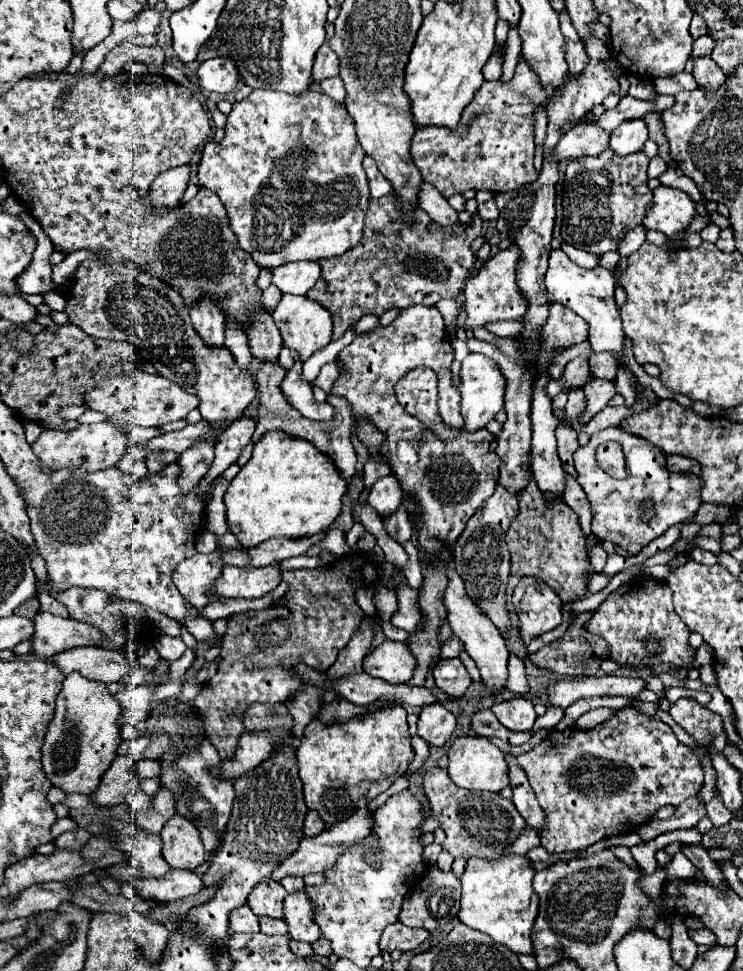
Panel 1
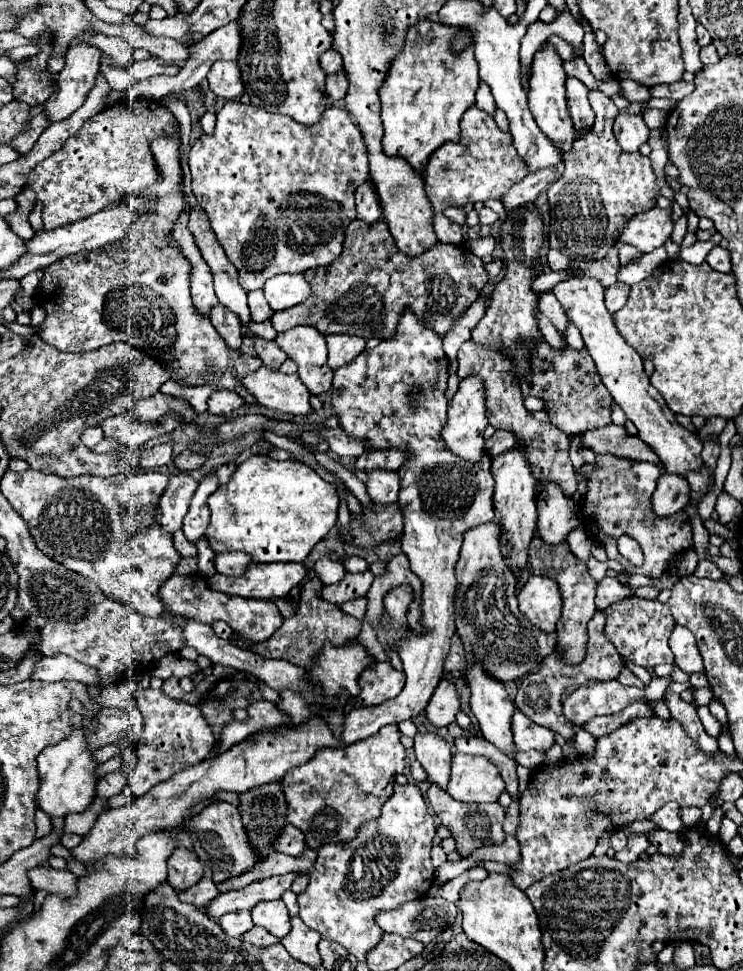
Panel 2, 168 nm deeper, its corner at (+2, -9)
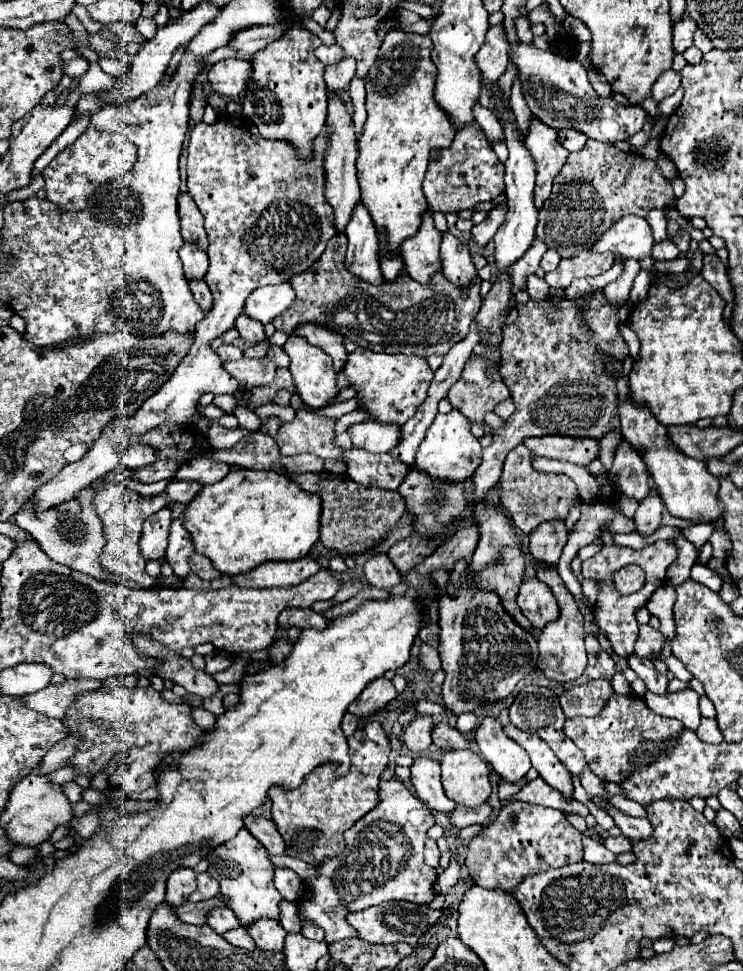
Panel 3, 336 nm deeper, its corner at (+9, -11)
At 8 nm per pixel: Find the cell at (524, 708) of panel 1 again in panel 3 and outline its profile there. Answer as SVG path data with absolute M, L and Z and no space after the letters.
M508 724L504 728L504 732L508 734L508 738L512 738L516 744L520 744L528 752L528 756L532 760L532 768L538 770L538 774L544 778L544 782L548 786L562 792L564 798L572 798L572 794L574 794L572 776L568 774L564 764L554 756L554 752L548 748L548 744L544 744L544 740L536 738L534 734L522 732L512 724Z

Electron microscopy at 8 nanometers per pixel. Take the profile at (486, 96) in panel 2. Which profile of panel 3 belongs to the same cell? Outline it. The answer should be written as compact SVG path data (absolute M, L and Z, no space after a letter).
M476 104L476 106L474 106L474 118L476 118L476 122L480 124L480 128L482 128L482 132L484 132L486 140L488 140L490 144L504 142L504 128L502 128L502 124L496 120L496 116L492 116L490 110L486 110L486 108L482 108L480 104Z

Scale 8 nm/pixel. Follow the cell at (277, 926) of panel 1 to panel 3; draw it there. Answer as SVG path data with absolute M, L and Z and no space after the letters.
M242 926L240 928L234 928L232 932L224 932L222 938L226 942L230 942L232 946L238 946L238 948L244 948L244 950L254 950L254 940L248 936L248 930L244 930Z

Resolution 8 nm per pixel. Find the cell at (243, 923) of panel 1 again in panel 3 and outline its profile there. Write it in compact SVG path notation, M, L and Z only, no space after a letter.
M214 908L212 912L208 912L208 922L206 922L212 930L216 930L218 934L224 934L232 928L238 928L238 920L236 914L230 912L230 908Z

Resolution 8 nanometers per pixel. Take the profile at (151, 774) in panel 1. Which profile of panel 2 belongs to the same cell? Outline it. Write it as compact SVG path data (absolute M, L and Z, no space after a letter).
M153 688L135 692L135 700L137 700L137 708L143 714L145 726L137 742L139 762L135 770L127 776L127 784L133 790L133 796L143 796L155 784L169 780L179 770L185 770L187 766L195 766L203 762L209 756L215 744L215 738L199 706L181 702L181 700L171 700L167 694L163 694L163 690L153 690Z

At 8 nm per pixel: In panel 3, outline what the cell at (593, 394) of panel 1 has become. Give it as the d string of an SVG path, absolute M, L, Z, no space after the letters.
M581 501L578 504L574 504L571 506L570 511L568 513L567 519L565 521L566 527L569 533L571 533L574 529L575 523L579 520L581 516L581 510L582 510L582 504L584 504L585 501Z

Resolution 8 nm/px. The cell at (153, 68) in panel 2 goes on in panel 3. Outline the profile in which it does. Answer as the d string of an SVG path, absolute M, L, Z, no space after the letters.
M100 58L98 64L110 76L118 76L122 72L122 68L124 68L124 64L120 60L116 60L116 58Z

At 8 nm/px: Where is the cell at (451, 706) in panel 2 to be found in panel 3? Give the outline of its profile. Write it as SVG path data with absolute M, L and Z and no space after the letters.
M418 716L416 720L412 720L408 724L408 728L404 730L402 734L402 740L406 744L406 748L410 752L424 752L432 746L432 738L430 738L430 732L432 732L432 720L430 716Z

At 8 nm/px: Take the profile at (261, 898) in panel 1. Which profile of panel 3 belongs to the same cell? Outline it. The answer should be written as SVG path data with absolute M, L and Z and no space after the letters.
M256 920L256 924L250 924L248 934L256 942L256 948L260 952L282 952L284 950L284 938L286 930L280 926L278 920Z

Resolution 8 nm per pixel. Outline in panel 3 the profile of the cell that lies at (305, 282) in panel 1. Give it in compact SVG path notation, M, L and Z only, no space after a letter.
M288 282L276 286L264 286L252 292L244 304L244 314L260 320L262 324L274 320L282 312L286 312L294 302L294 292Z

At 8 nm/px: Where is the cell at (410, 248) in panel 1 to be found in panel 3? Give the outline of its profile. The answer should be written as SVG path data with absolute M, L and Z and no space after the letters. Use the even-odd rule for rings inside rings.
M336 234L328 242L324 256L320 256L320 260L316 260L308 272L290 278L296 300L288 312L276 316L276 330L292 334L298 324L314 322L354 340L358 346L372 352L406 356L416 354L428 358L432 354L444 356L448 348L456 344L456 340L464 338L468 324L478 314L482 304L480 278L474 280L470 290L456 288L444 278L442 272L436 272L428 284L418 284L408 274L400 274L396 282L382 282L382 286L372 286L348 272L344 266L344 252L346 236ZM386 308L394 314L386 314Z

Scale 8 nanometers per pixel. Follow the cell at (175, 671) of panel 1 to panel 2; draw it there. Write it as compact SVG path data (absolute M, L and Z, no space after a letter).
M169 678L169 680L163 682L163 692L165 692L169 698L179 698L179 700L183 700L185 694L183 694L183 690L177 688L177 686L179 686L179 680L177 680L177 678Z

